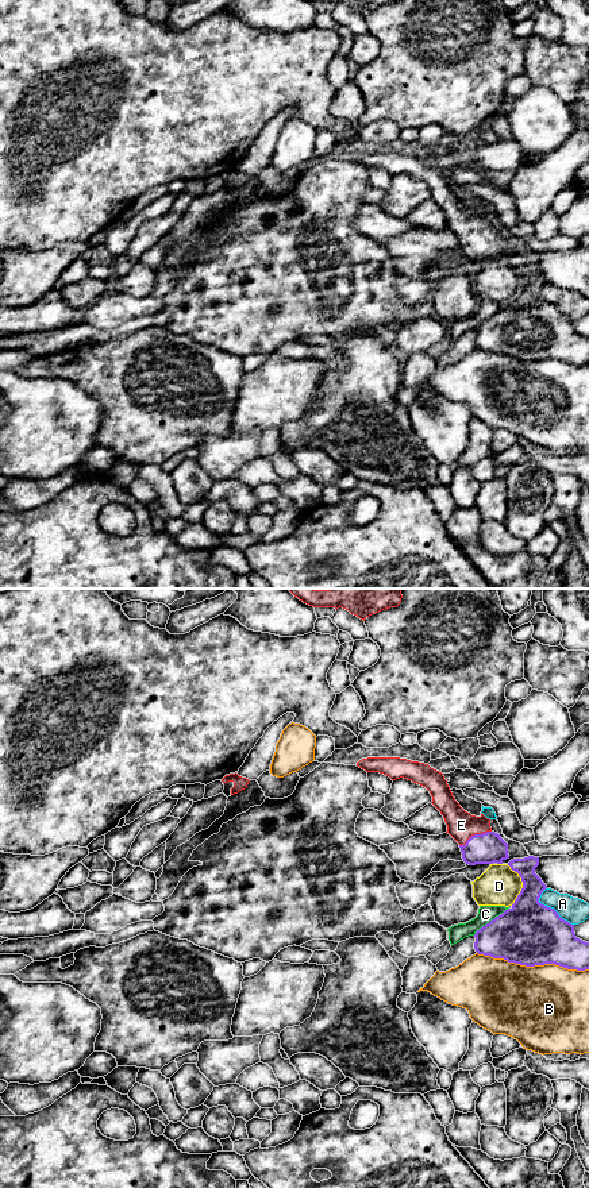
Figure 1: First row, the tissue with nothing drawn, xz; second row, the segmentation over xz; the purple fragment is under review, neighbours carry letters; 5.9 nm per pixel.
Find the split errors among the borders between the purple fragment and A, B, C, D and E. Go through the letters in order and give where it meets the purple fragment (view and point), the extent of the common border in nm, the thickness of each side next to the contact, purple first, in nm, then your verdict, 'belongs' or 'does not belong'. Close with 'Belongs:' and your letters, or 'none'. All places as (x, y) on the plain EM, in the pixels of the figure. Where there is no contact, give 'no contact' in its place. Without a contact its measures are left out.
A: meets purple in xz at (550, 303); contact 280 nm long; 380 nm thick on the purple side, 150 nm on the other; does not belong
B: meets purple in xz at (532, 361); contact 650 nm long; 380 nm thick on the purple side, 500 nm on the other; does not belong
C: meets purple in xz at (492, 315); contact 280 nm long; 380 nm thick on the purple side, 100 nm on the other; does not belong
D: meets purple in xz at (523, 280); contact 260 nm long; 300 nm thick on the purple side, 240 nm on the other; does not belong
E: meets purple in xz at (474, 230); contact 220 nm long; 190 nm thick on the purple side, 180 nm on the other; belongs
Belongs: E

